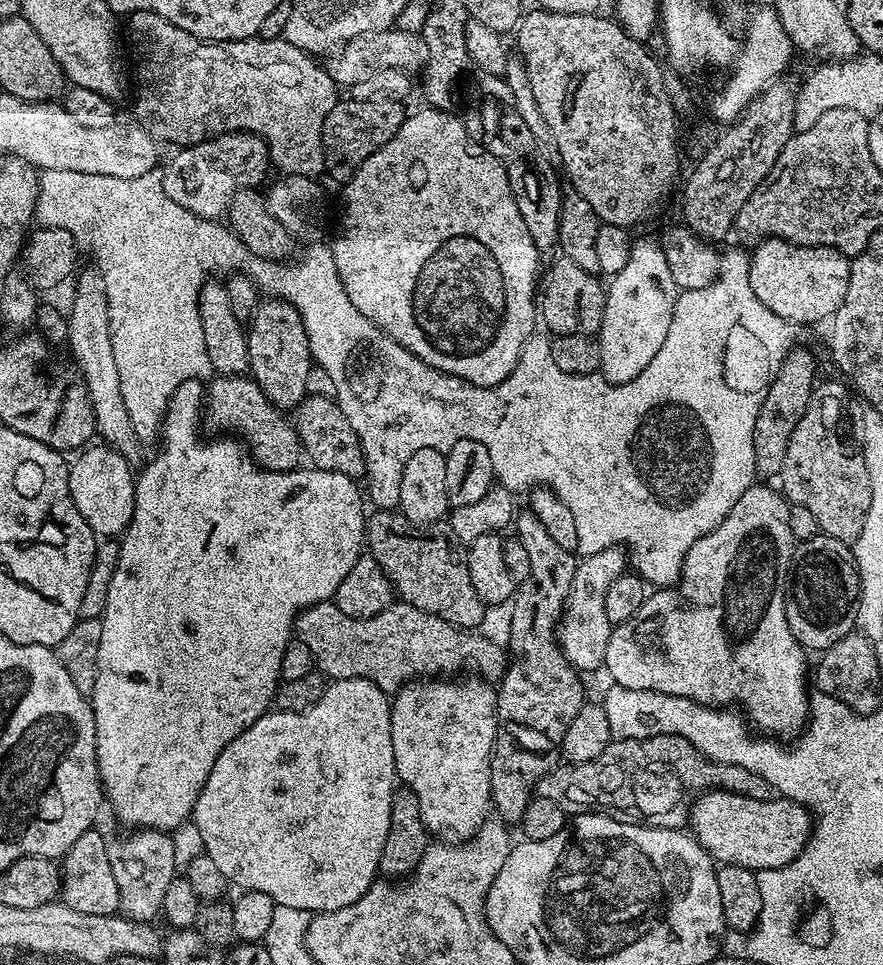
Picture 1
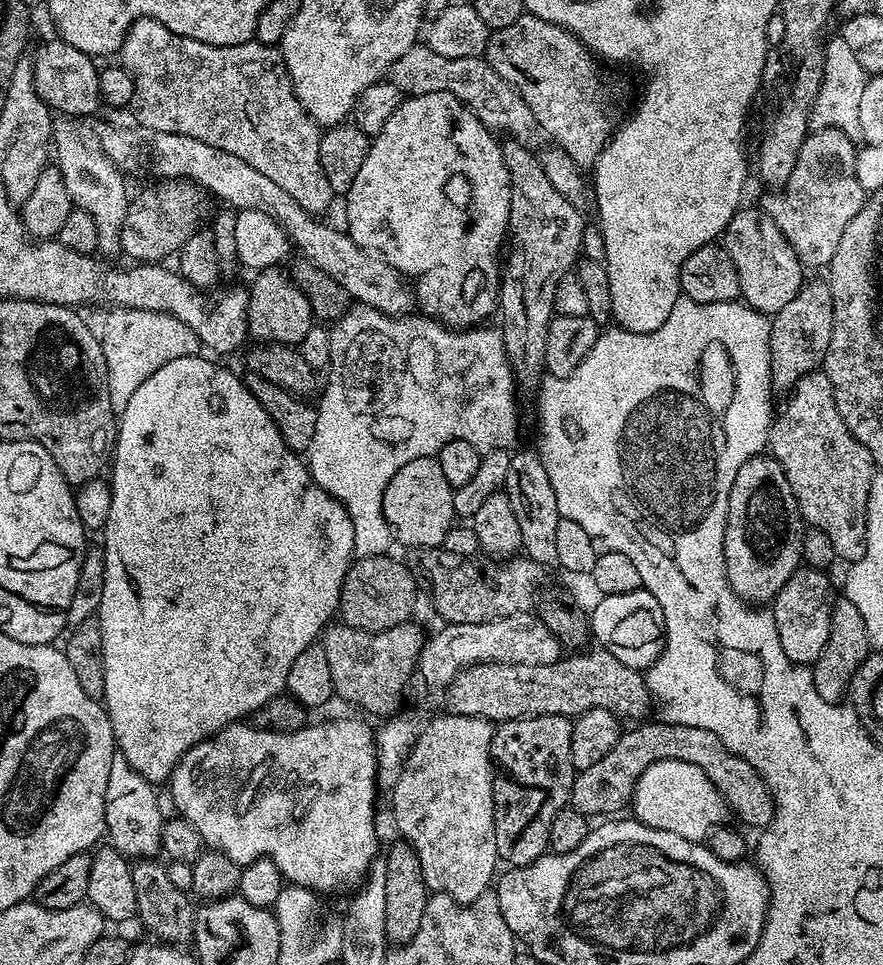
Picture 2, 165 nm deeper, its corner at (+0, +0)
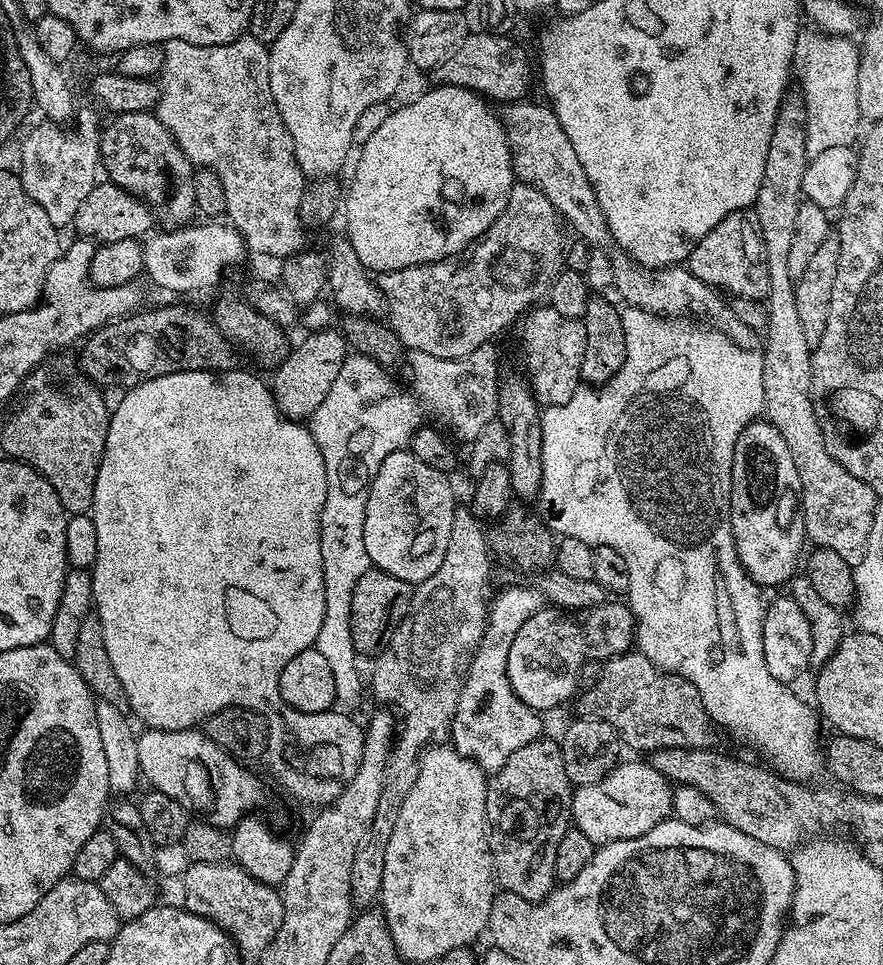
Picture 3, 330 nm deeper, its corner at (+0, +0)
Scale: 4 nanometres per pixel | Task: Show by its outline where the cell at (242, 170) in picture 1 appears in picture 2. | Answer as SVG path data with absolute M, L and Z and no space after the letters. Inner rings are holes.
M179 178L161 179L153 188L144 188L131 197L126 210L126 222L122 222L121 253L132 262L164 262L167 256L175 257L180 247L195 232L201 231L200 224L209 219L209 193L193 184L191 180Z

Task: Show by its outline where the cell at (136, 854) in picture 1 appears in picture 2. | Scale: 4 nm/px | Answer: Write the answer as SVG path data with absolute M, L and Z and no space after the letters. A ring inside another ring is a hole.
M117 754L110 762L110 778L106 778L106 840L129 858L152 858L161 851L162 826L166 813L160 809L157 789L126 758Z

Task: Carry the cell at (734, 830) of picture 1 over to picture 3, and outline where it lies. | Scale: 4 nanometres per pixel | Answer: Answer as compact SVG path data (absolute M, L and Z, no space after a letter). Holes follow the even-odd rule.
M625 759L623 762L617 763L616 767L608 771L606 778L602 778L593 784L579 785L573 791L571 823L578 830L582 830L582 834L586 834L586 838L590 838L592 844L599 846L619 840L638 838L642 834L654 830L654 826L658 826L663 820L669 819L673 815L672 794L674 788L668 777L662 775L658 770L654 770L651 763L644 761L643 764L640 761L643 759L632 759L636 760L626 761L627 759Z

